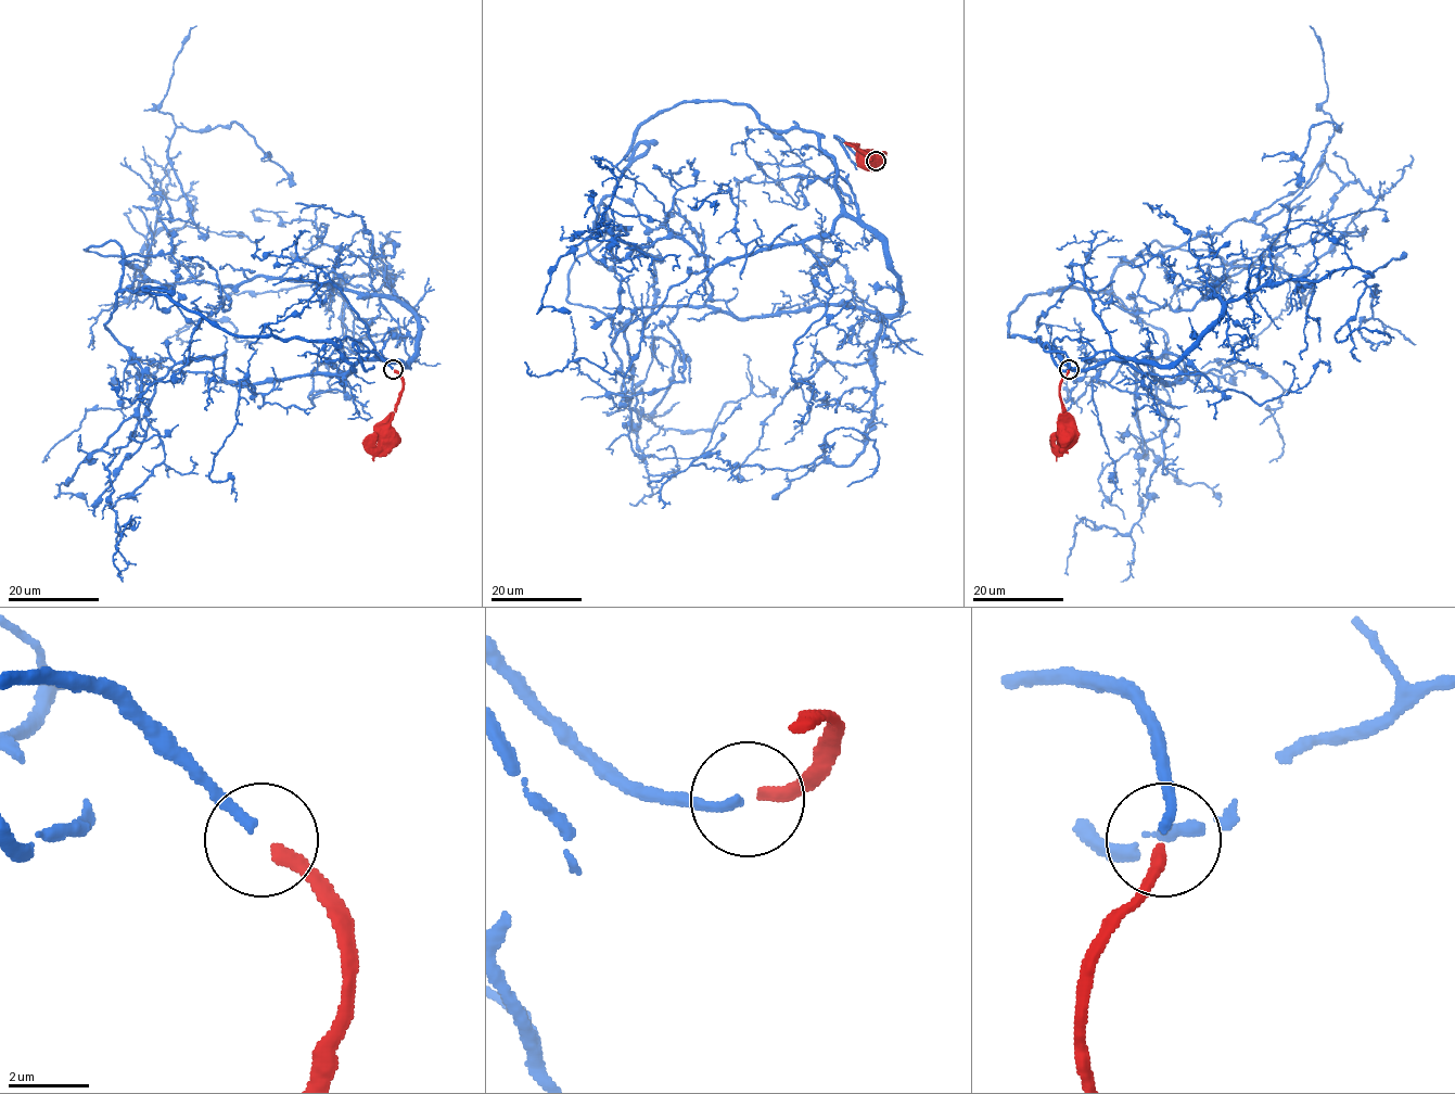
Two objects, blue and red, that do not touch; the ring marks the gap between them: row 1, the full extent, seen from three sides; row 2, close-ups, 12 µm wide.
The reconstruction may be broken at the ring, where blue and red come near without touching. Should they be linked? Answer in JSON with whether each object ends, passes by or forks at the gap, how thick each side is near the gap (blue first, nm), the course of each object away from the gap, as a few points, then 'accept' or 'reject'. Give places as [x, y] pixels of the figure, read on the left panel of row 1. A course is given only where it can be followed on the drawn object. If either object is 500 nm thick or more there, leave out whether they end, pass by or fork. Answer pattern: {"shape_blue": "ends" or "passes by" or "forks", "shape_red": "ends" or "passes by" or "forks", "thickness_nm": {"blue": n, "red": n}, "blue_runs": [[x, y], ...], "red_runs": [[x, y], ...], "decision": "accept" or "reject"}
{"shape_blue": "ends", "shape_red": "ends", "thickness_nm": {"blue": 260, "red": 320}, "blue_runs": [[393, 368], [120, 290], [125, 256], [171, 250], [160, 220], [192, 224], [175, 129], [237, 123], [276, 185]], "red_runs": [[394, 370], [401, 379], [401, 395], [387, 430]], "decision": "reject"}

